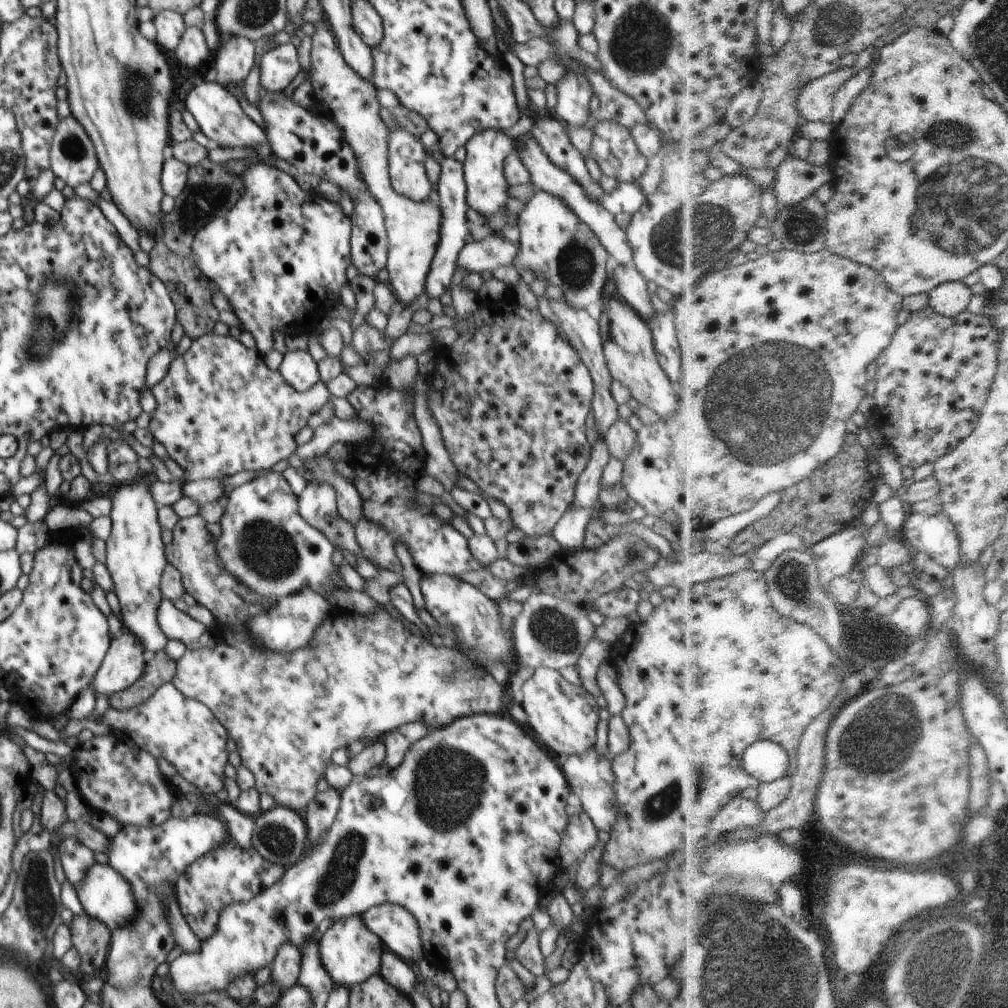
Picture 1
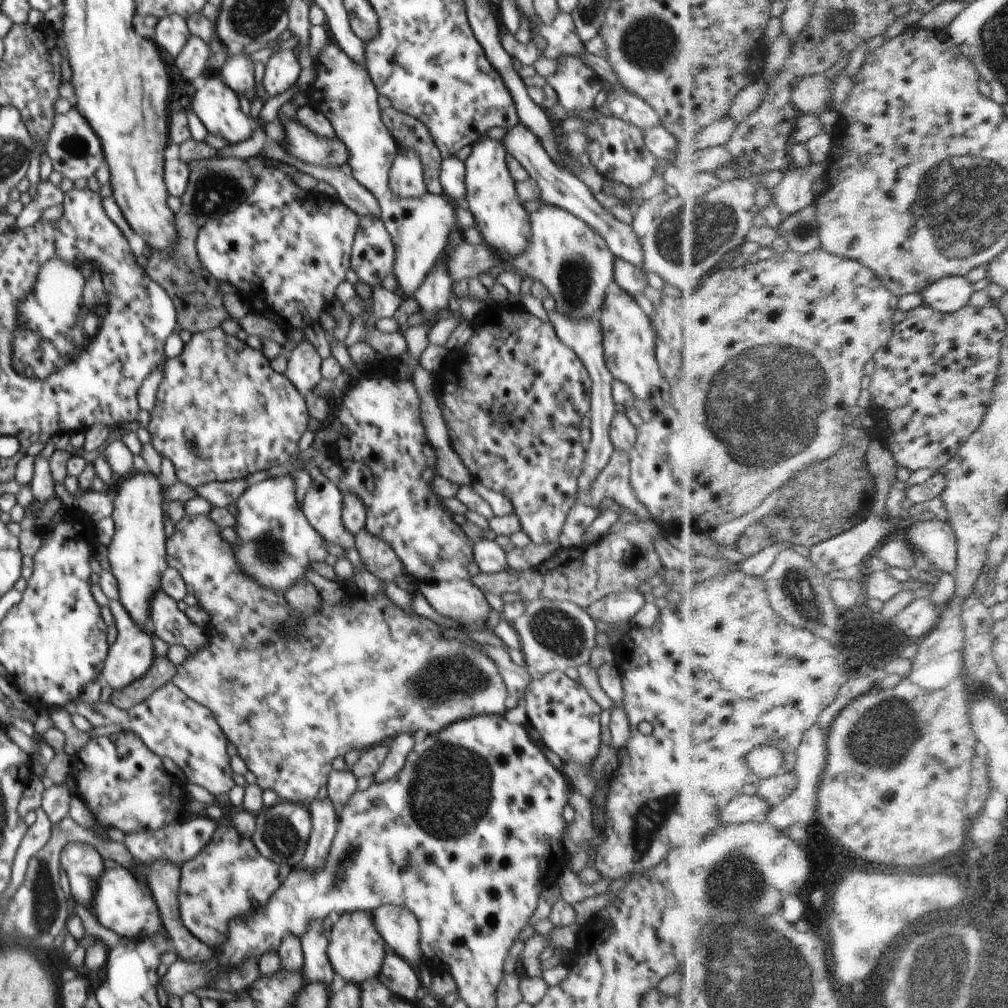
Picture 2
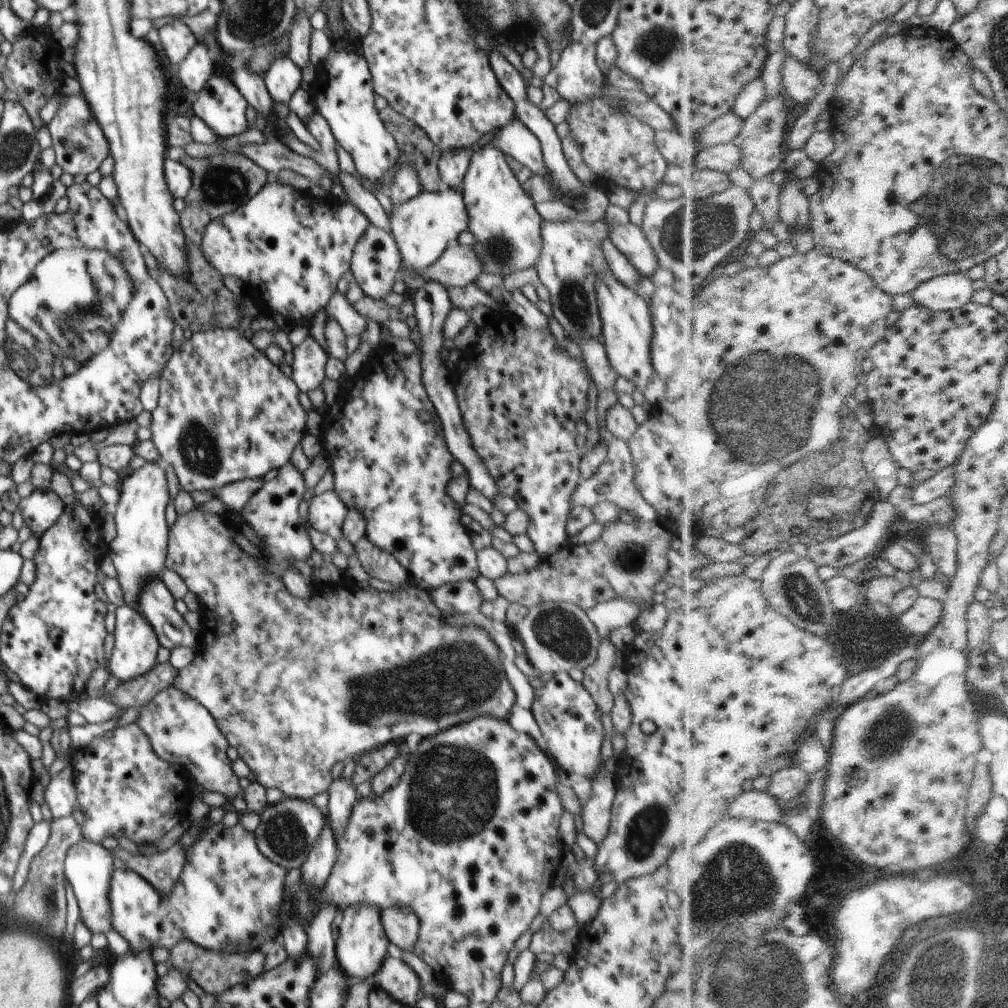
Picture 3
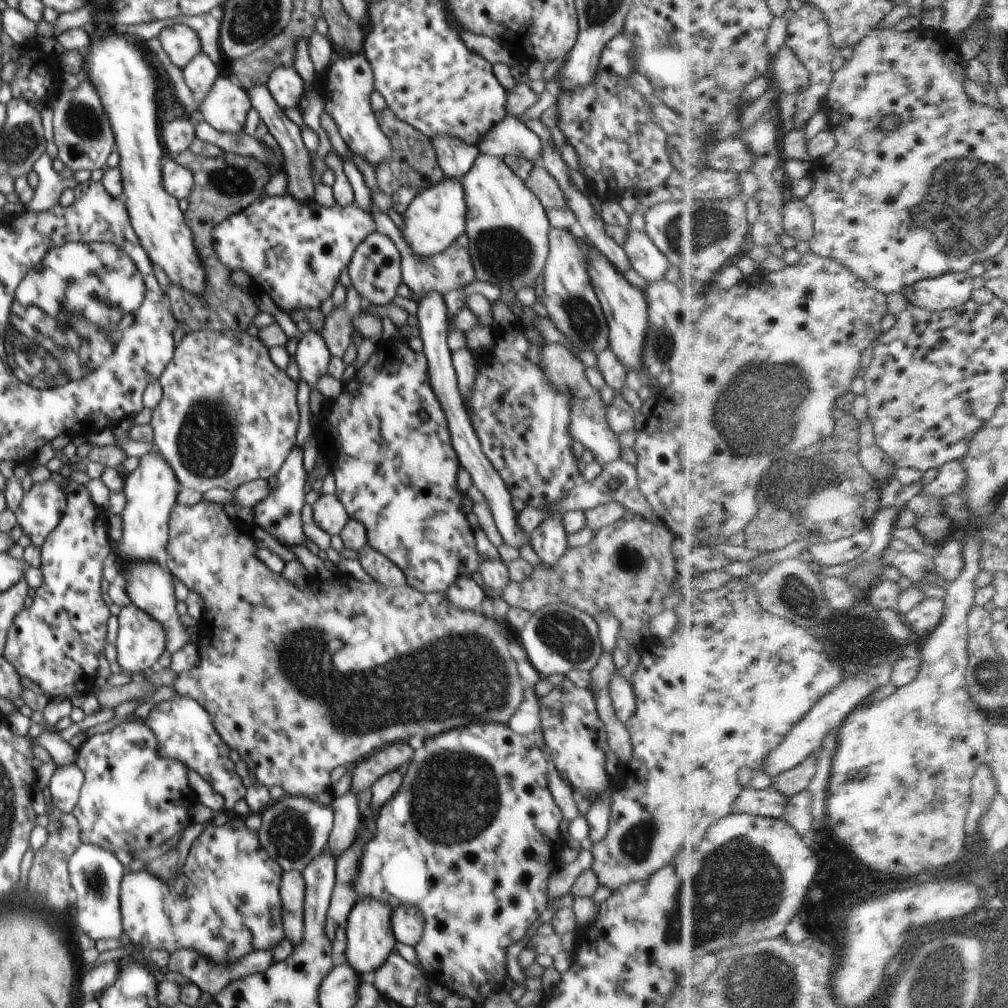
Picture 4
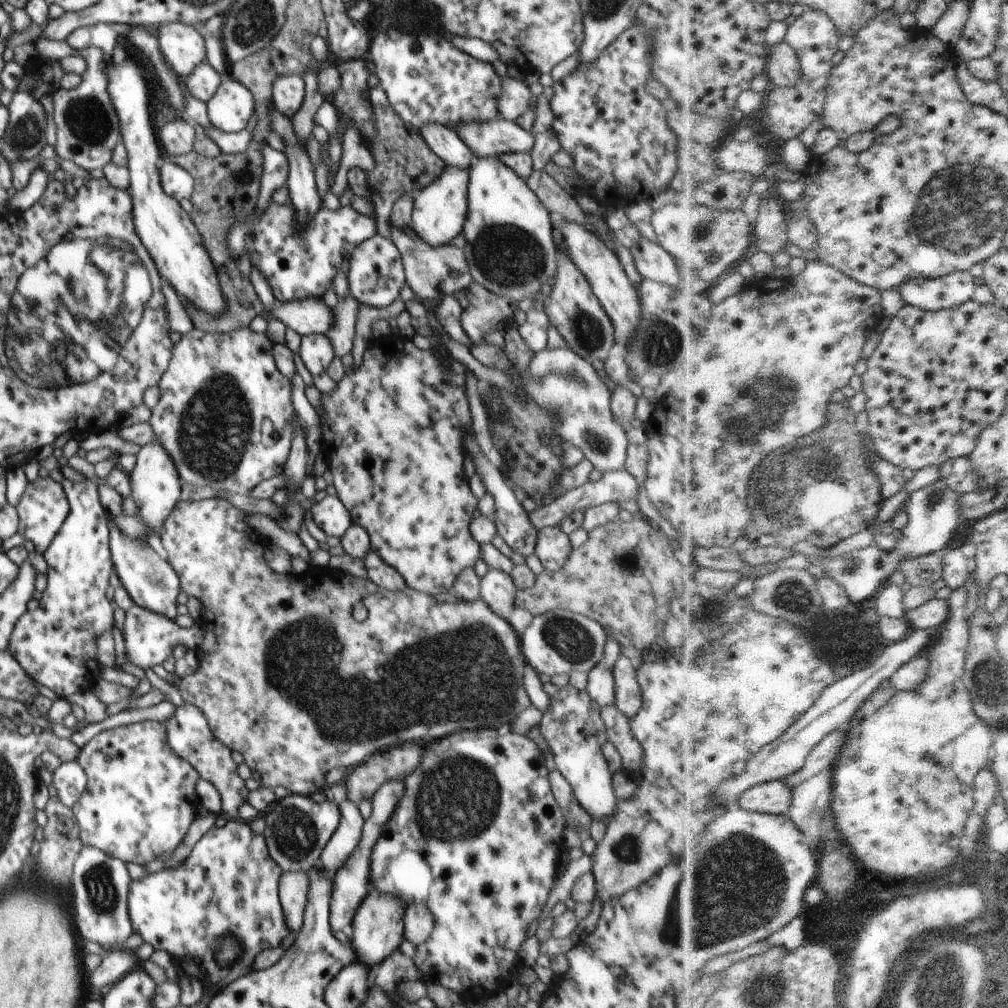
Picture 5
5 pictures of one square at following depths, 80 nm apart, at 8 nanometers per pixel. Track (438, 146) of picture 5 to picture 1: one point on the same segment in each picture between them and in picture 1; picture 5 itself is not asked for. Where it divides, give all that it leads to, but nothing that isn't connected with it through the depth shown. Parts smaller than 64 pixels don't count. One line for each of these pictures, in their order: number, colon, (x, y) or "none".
1: (452, 192)
2: (452, 173)
3: (453, 163)
4: (455, 157)

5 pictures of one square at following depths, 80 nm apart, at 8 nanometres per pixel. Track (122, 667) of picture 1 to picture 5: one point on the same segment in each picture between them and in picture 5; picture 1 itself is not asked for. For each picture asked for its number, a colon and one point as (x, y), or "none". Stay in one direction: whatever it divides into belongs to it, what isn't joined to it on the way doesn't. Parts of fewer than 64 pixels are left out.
2: (131, 655)
3: (136, 646)
4: (141, 640)
5: (150, 638)

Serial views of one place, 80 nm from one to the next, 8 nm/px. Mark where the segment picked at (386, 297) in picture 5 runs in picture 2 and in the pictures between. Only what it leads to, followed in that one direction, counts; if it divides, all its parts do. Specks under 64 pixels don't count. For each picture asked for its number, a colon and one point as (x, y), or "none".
2: (373, 254)
3: (376, 262)
4: (375, 268)

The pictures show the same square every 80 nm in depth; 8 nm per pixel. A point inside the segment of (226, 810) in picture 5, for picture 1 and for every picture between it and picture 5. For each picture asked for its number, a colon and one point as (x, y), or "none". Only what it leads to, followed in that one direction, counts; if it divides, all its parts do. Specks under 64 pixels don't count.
1: (169, 725)
2: (171, 724)
3: (181, 731)
4: (184, 729)

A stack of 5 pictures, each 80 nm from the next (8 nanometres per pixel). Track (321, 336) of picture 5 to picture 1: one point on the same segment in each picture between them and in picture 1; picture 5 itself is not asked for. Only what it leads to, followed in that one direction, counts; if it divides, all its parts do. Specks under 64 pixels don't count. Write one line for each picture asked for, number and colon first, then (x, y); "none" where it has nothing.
1: (300, 371)
2: (304, 363)
3: (308, 360)
4: (313, 355)

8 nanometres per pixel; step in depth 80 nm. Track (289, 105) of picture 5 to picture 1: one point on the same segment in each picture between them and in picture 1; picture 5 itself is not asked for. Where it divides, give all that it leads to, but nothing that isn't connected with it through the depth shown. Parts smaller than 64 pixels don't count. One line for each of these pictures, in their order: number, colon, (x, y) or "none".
1: (279, 66)
2: (281, 73)
3: (282, 78)
4: (286, 86)

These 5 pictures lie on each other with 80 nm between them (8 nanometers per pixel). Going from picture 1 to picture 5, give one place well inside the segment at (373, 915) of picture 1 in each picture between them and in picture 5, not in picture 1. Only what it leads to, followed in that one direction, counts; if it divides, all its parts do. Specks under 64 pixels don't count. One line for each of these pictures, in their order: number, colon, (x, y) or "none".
2: (399, 926)
3: (401, 924)
4: (408, 923)
5: (418, 922)

